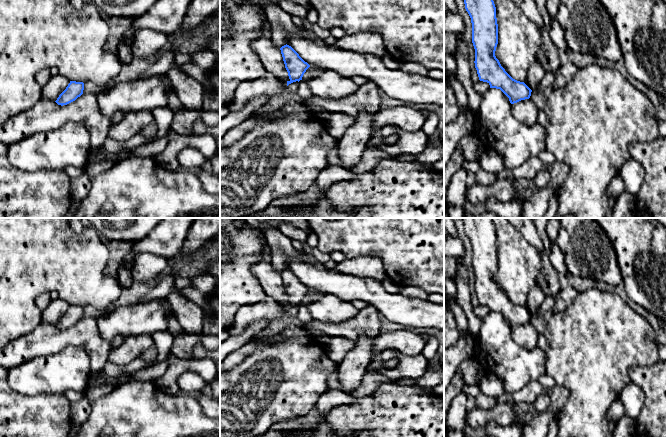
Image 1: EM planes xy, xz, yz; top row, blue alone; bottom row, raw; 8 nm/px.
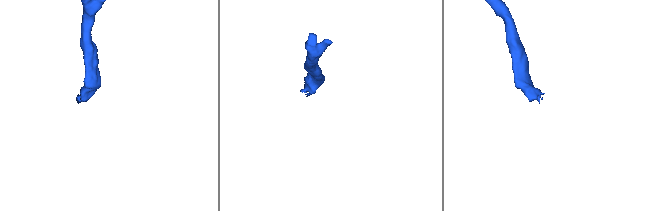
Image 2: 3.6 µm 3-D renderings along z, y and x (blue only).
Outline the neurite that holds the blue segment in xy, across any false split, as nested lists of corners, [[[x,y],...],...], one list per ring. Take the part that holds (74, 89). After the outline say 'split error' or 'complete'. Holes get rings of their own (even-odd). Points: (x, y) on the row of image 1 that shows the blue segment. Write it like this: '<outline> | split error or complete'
[[[70,81],[66,89],[59,95],[55,102],[61,106],[67,105],[80,97],[83,94],[83,90],[83,82]]] | complete

